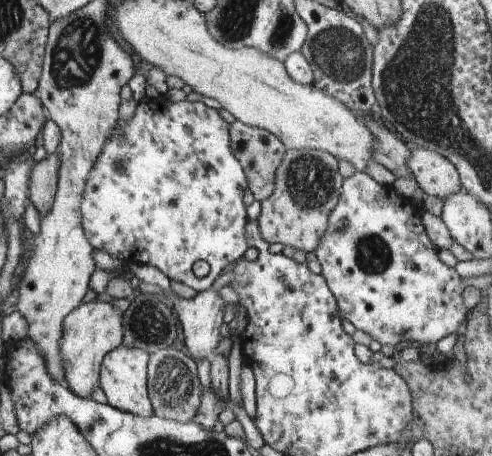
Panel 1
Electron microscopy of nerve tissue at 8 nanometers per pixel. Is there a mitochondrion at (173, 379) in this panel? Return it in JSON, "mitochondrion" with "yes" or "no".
{"mitochondrion":"yes"}

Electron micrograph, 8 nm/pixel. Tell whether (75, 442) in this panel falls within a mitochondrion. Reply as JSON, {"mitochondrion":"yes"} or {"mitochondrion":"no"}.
{"mitochondrion":"no"}

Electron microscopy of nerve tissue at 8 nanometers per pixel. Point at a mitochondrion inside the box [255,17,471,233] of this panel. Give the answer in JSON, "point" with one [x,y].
{"point":[339,54]}

